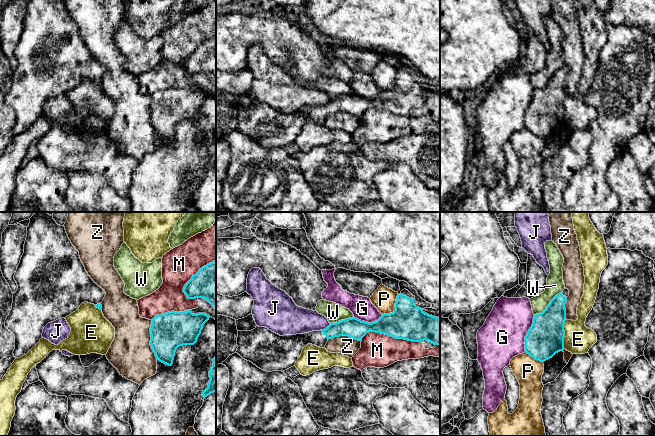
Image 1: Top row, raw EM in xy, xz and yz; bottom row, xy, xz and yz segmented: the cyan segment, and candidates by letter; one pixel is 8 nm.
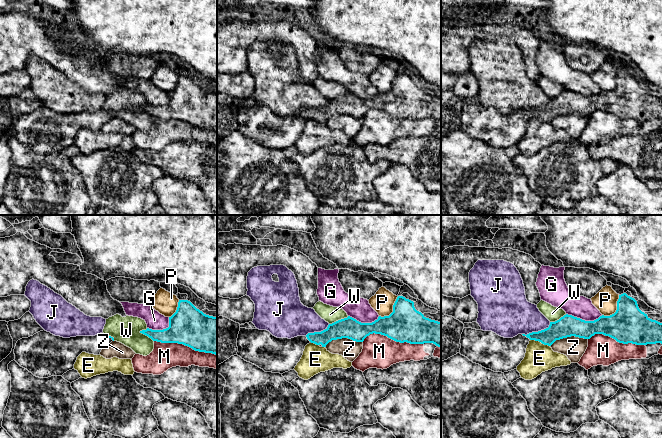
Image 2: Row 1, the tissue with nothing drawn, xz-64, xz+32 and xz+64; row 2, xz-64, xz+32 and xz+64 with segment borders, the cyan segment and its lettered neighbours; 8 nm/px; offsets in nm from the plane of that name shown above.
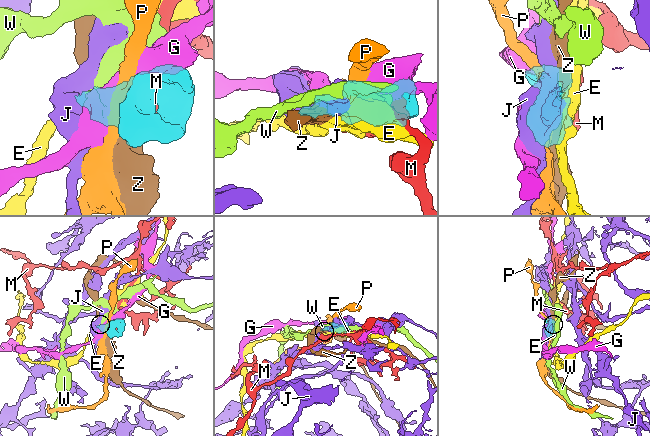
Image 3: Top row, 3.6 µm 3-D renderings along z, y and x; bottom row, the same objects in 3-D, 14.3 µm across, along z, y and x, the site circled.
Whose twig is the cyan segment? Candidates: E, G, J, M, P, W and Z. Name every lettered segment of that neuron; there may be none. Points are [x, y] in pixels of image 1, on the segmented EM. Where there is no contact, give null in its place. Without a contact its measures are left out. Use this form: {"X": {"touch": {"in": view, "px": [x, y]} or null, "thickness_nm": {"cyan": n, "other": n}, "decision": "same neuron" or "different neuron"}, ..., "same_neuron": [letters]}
{"E": {"touch": {"in": "yz", "px": [564, 334]}, "thickness_nm": {"cyan": 300, "other": 220}, "decision": "different neuron"}, "G": {"touch": {"in": "yz", "px": [527, 333]}, "thickness_nm": {"cyan": 300, "other": 360}, "decision": "different neuron"}, "J": {"touch": {"in": "xz", "px": [326, 328]}, "thickness_nm": {"cyan": 160, "other": 220}, "decision": "different neuron"}, "M": {"touch": {"in": "xz", "px": [391, 336]}, "thickness_nm": {"cyan": 280, "other": 280}, "decision": "different neuron"}, "P": {"touch": {"in": "xz", "px": [395, 308]}, "thickness_nm": {"cyan": 280, "other": 190}, "decision": "different neuron"}, "W": {"touch": {"in": "yz", "px": [548, 304]}, "thickness_nm": {"cyan": 280, "other": 140}, "decision": "different neuron"}, "Z": {"touch": {"in": "xy", "px": [150, 340]}, "thickness_nm": {"cyan": 300, "other": 340}, "decision": "different neuron"}, "same_neuron": []}

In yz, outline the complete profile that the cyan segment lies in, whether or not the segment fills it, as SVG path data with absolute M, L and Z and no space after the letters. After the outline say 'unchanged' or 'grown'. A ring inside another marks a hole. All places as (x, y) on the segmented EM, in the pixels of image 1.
M565 288L542 313L534 315L533 324L525 336L525 352L535 360L544 362L564 350L568 296L569 290Z; grown

